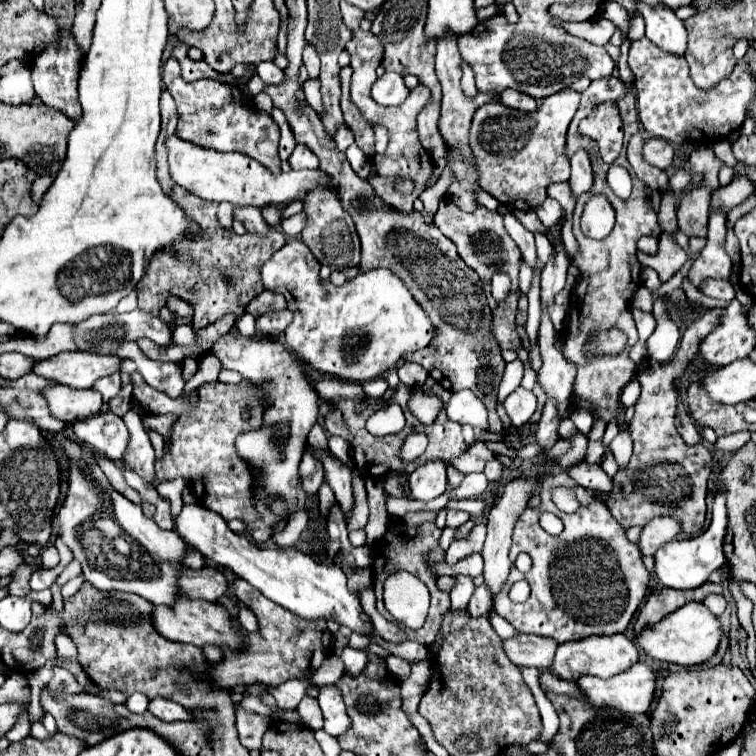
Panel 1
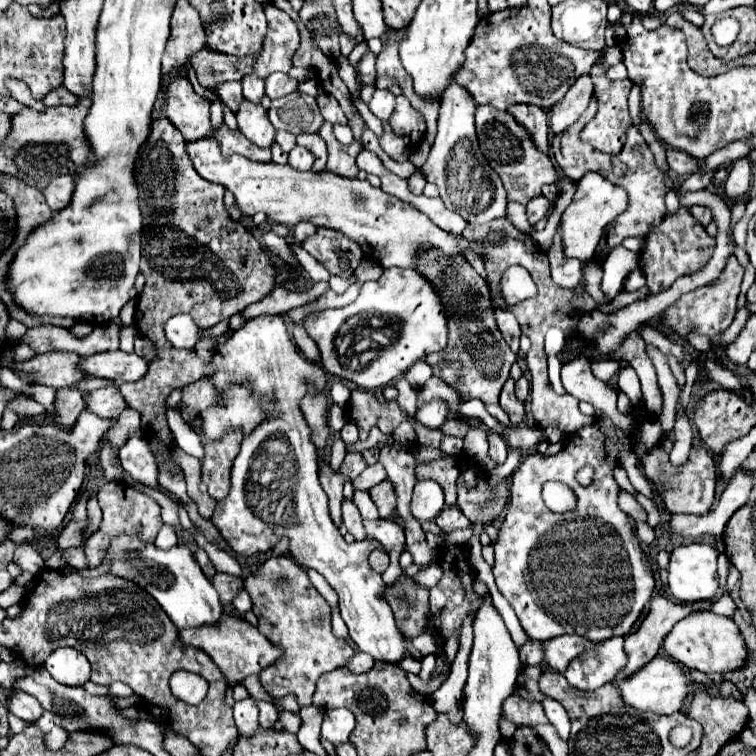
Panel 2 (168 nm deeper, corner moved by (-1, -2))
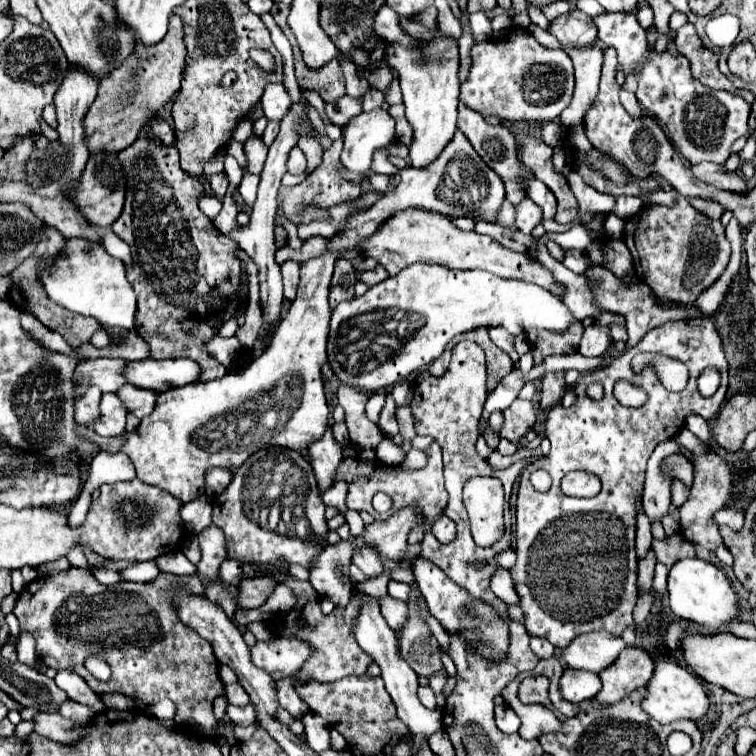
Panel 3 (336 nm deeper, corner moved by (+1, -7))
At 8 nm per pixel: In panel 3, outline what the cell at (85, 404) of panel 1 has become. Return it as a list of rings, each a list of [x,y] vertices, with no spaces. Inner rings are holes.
[[[125,384],[123,388],[119,388],[117,396],[123,400],[125,408],[129,408],[129,412],[133,412],[137,418],[143,418],[143,416],[151,414],[151,410],[153,410],[153,406],[157,402],[155,392],[137,388],[133,384]]]

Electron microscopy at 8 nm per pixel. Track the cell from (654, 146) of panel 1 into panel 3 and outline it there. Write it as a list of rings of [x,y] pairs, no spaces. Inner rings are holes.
[[[711,162],[693,164],[691,172],[695,178],[699,178],[715,188],[721,188],[721,190],[731,190],[731,192],[747,192],[749,190],[747,182],[739,176],[739,172],[729,172],[725,166],[719,166],[719,164],[711,164]]]

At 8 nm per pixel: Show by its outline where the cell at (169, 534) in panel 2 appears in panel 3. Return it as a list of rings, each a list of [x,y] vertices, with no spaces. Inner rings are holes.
[[[151,560],[141,562],[141,568],[133,568],[133,564],[131,564],[123,570],[119,570],[121,580],[133,580],[133,582],[151,582],[157,578],[157,574],[159,574],[159,568],[157,568],[155,560],[153,562]]]

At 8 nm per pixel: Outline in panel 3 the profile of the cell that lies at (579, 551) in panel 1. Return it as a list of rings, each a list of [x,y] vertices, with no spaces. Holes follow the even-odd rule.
[[[669,320],[645,334],[637,346],[623,352],[609,366],[579,378],[573,390],[577,392],[577,402],[571,408],[557,404],[547,414],[545,436],[551,442],[551,452],[539,462],[525,466],[521,472],[515,522],[517,562],[509,570],[525,616],[525,630],[529,636],[547,638],[557,648],[565,648],[569,640],[579,634],[607,630],[615,636],[623,636],[625,628],[637,628],[633,620],[633,608],[639,598],[635,498],[643,490],[647,460],[655,446],[673,438],[683,428],[689,412],[711,420],[723,406],[727,392],[727,360],[721,348],[721,336],[711,320]],[[641,352],[663,354],[683,362],[689,368],[685,390],[665,390],[653,366],[635,374],[631,358]],[[707,366],[715,366],[721,374],[719,390],[711,398],[703,398],[697,390],[697,378]],[[619,380],[627,380],[645,390],[647,402],[639,408],[621,406],[613,394],[613,386]],[[593,382],[603,386],[601,400],[587,396],[587,386]],[[577,468],[593,472],[601,480],[601,494],[593,498],[571,498],[561,492],[561,478]],[[535,470],[547,470],[553,478],[553,486],[547,494],[533,488],[529,476]]]

